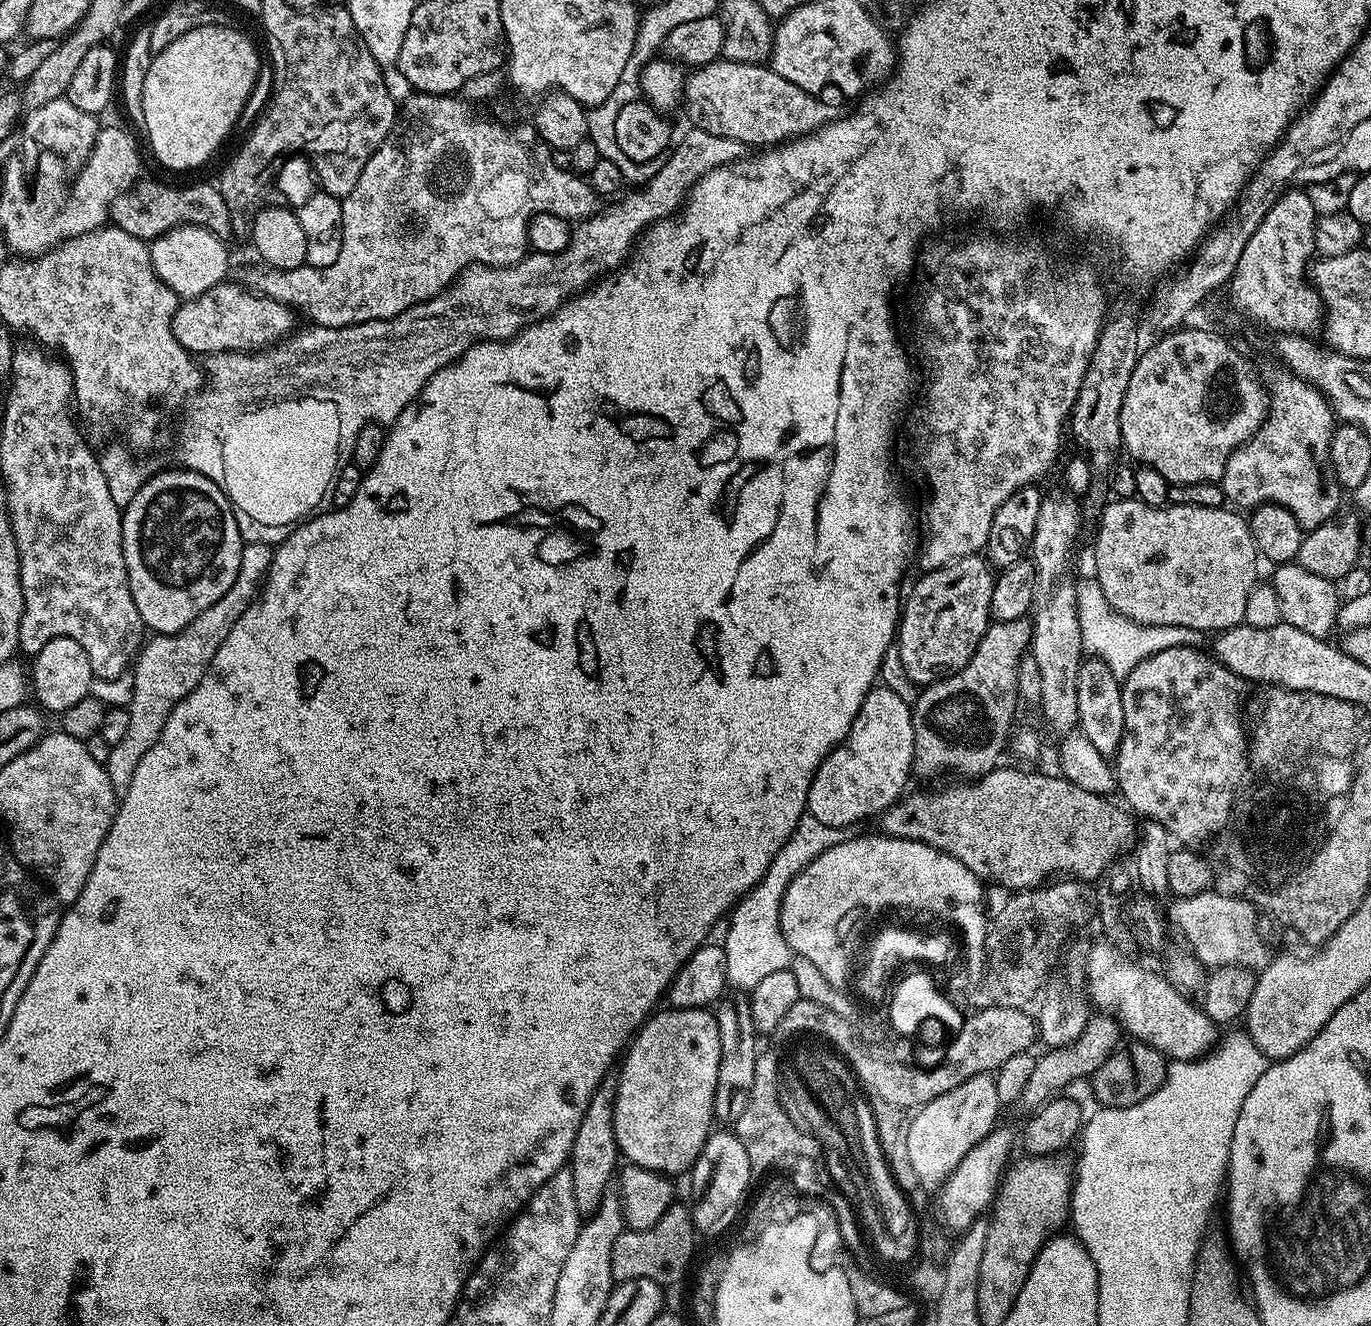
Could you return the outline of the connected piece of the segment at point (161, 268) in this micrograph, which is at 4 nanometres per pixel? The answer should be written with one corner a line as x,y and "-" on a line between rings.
184,224
151,241
152,265
160,281
170,286
170,290
174,290
181,301
193,300
227,277
224,275
228,272
228,248
224,244
227,243
210,230

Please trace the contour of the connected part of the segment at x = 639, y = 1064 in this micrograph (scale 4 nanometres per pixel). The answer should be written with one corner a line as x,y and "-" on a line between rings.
669,1007
667,1011
649,1015
623,1053
621,1068
618,1068
620,1081
614,1106
614,1134
619,1155
627,1163
665,1174
687,1173
714,1128
712,1107
720,1061
718,1022
715,1011
708,1008

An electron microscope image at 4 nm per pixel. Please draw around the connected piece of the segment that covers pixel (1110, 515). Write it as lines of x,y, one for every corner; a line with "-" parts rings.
1116,498
1111,502
1113,504
1105,506
1104,513
1100,516
1100,525
1096,528
1096,572
1094,572
1094,578
1102,586
1102,594
1106,594
1108,605
1112,607
1113,612
1121,612
1127,620
1132,620
1136,624
1186,626
1205,634
1219,634
1226,628
1234,628
1236,625
1244,623
1246,598
1250,598
1253,588
1258,583
1258,577
1256,577
1258,553
1252,532
1248,529
1247,519
1239,511
1228,506
1203,508
1202,506
1186,506
1185,504
1174,503
1169,503
1168,508
1155,508
1152,504
1143,504
1140,498
1131,500

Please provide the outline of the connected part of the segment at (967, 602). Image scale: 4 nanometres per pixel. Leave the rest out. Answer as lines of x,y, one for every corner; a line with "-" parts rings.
977,554
975,556
963,556
957,560
951,560
949,564
941,564
938,568
925,571
925,576
913,586
912,589
907,589
906,599
902,604
902,611
900,613
900,626
898,629
898,648
900,644
900,664
904,667
904,672
919,686
927,686
945,680
951,676
956,676
958,670
962,670
970,662
970,658
974,658
974,654
978,650
978,642
982,642
982,638
986,634
988,625
992,620
992,611
990,610
990,594
994,594
994,582
996,576
994,575
994,568
983,555

